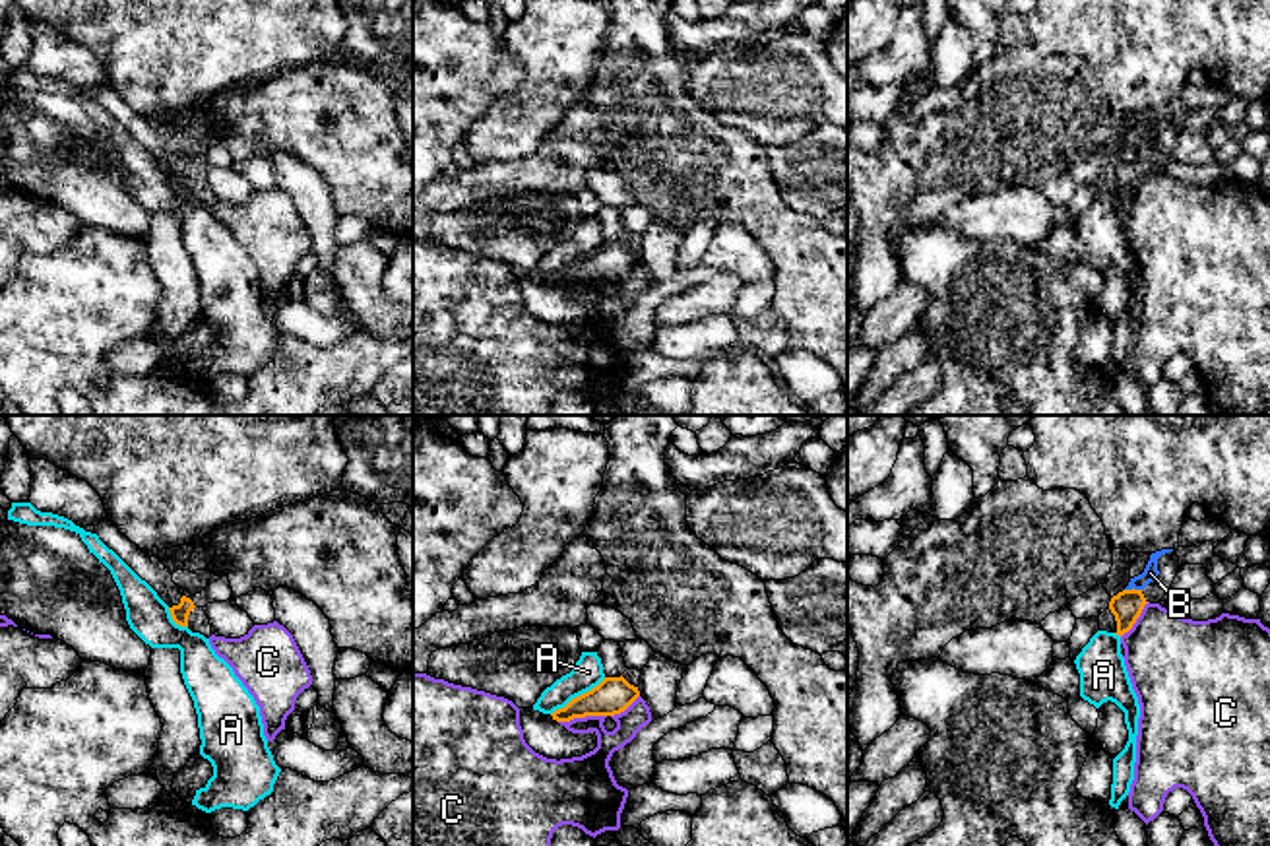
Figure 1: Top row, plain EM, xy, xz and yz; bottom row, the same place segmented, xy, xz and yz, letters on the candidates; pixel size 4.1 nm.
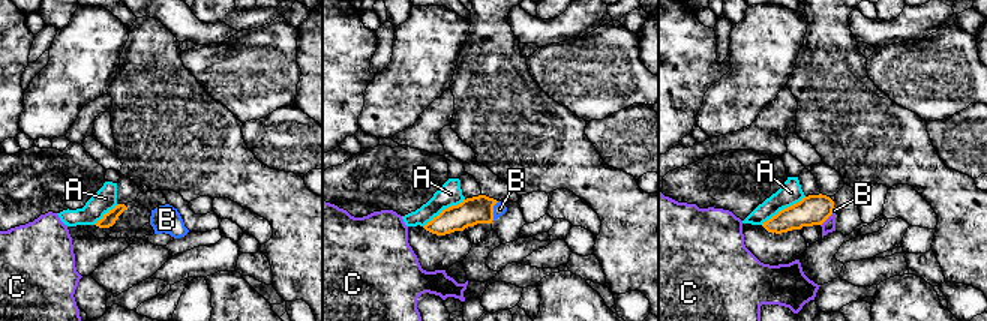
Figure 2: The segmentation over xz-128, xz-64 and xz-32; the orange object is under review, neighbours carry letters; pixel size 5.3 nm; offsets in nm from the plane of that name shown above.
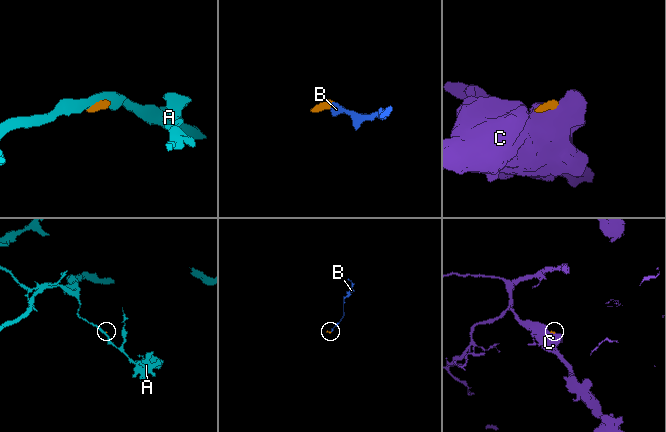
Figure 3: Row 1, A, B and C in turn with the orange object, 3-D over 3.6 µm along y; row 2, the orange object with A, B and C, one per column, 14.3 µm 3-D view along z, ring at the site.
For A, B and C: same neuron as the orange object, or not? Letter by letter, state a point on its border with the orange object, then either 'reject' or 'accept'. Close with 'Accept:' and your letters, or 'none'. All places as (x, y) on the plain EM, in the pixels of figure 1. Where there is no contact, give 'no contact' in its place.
A: xz (580, 260) | reject
B: yz (1133, 154) | accept
C: xz (582, 282) | reject
Accept: B

